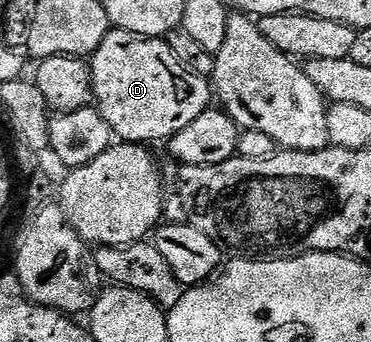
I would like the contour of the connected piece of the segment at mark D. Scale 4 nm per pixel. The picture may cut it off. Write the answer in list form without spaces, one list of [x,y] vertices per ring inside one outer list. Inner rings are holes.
[[[111,28],[89,64],[96,109],[123,143],[165,143],[211,109],[211,83],[189,74],[162,38],[140,38],[127,30]]]

